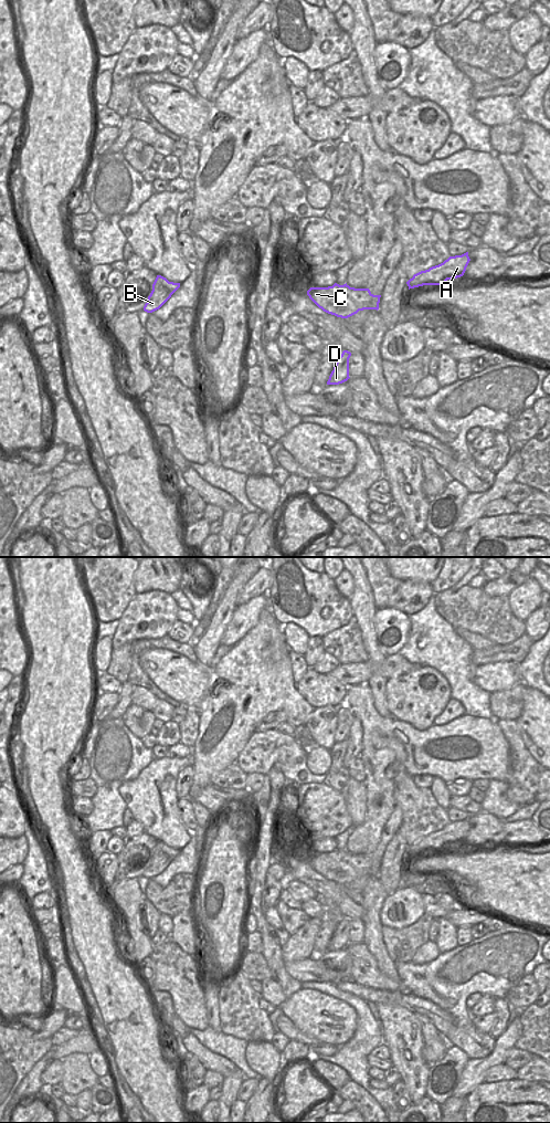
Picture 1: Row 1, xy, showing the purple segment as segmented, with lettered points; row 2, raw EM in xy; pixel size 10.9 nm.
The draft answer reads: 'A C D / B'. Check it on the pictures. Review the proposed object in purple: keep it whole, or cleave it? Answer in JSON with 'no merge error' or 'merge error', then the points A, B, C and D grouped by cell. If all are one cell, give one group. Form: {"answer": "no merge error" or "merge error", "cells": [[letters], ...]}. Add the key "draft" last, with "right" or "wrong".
{"answer": "merge error", "cells": [["A", "B", "C"], ["D"]], "draft": "wrong"}

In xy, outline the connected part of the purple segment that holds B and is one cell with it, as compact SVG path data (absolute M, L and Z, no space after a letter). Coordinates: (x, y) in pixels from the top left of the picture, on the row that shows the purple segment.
M157 275L144 311L152 313L159 309L179 287L180 283L169 282L166 277Z

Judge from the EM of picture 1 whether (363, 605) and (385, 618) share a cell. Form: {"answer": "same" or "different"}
{"answer": "different"}

